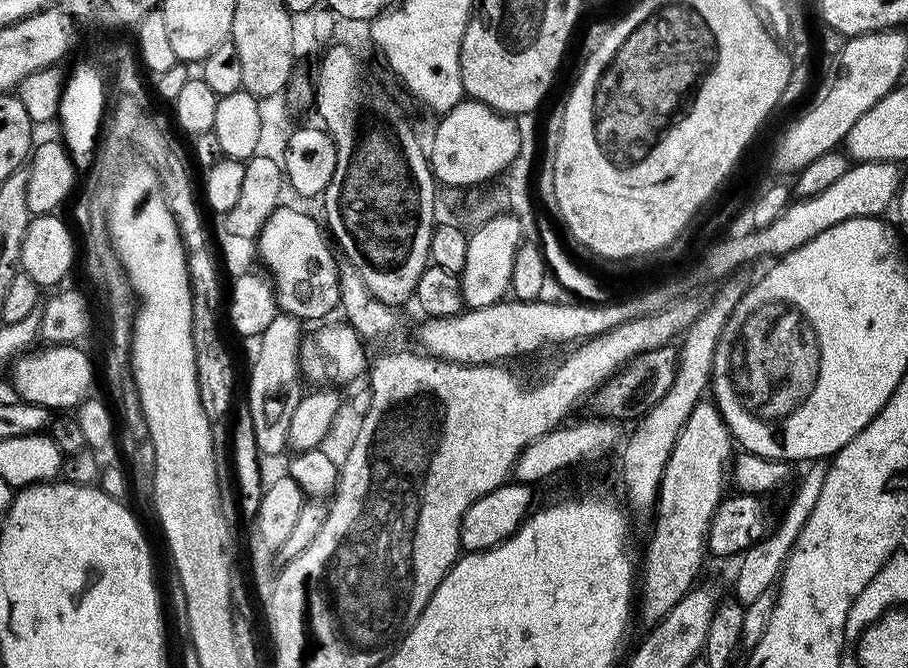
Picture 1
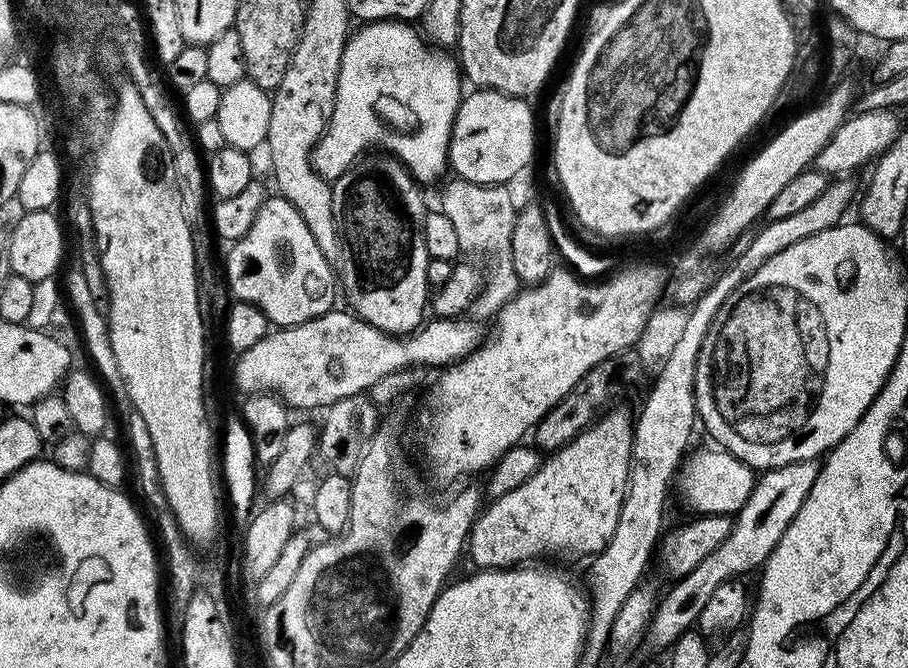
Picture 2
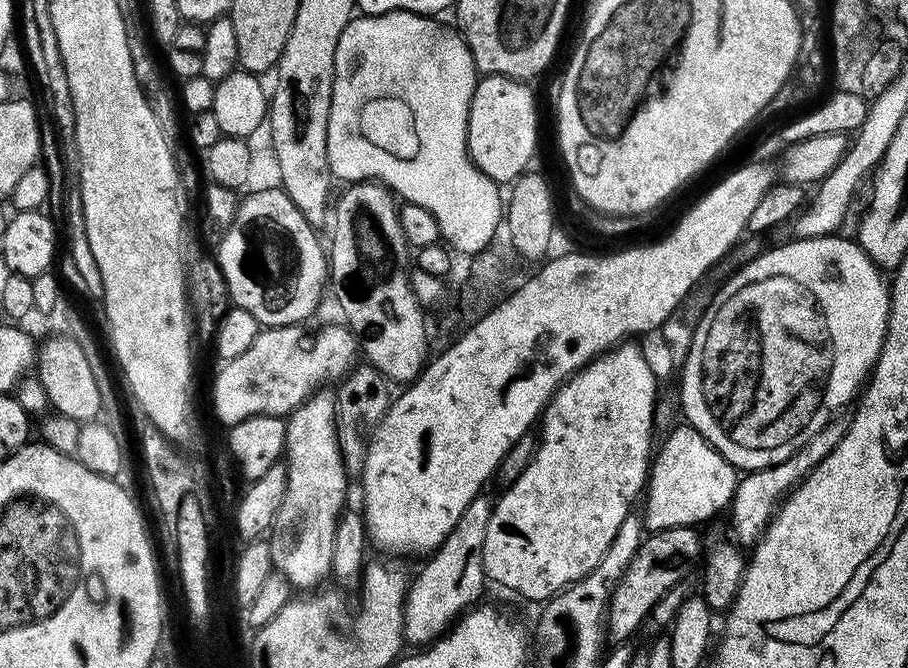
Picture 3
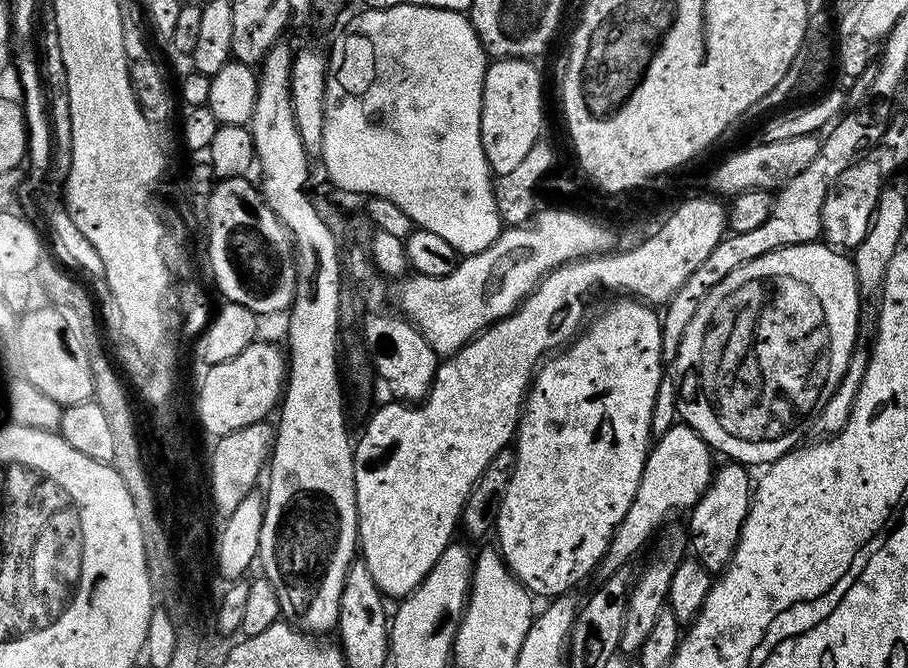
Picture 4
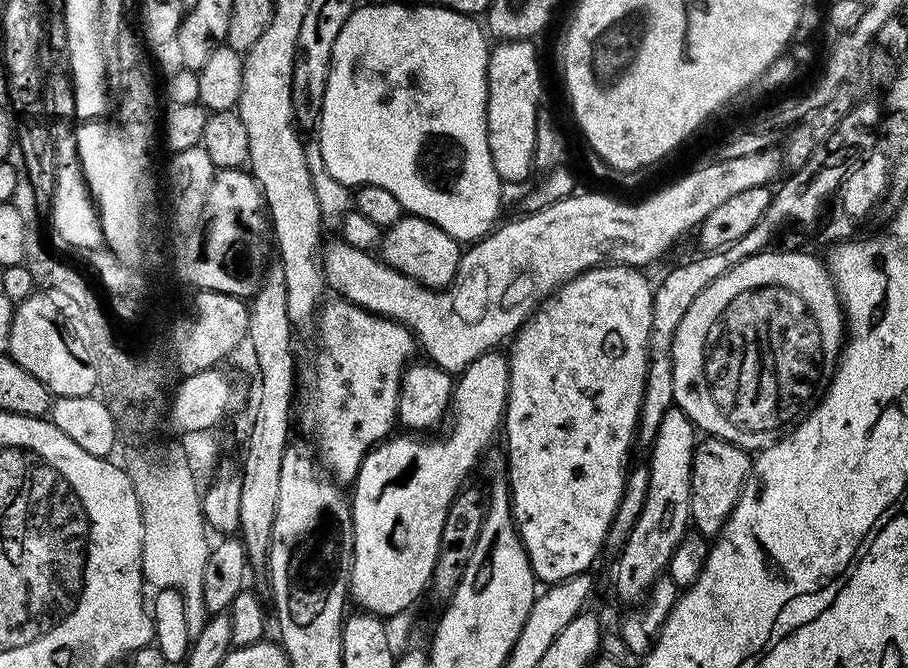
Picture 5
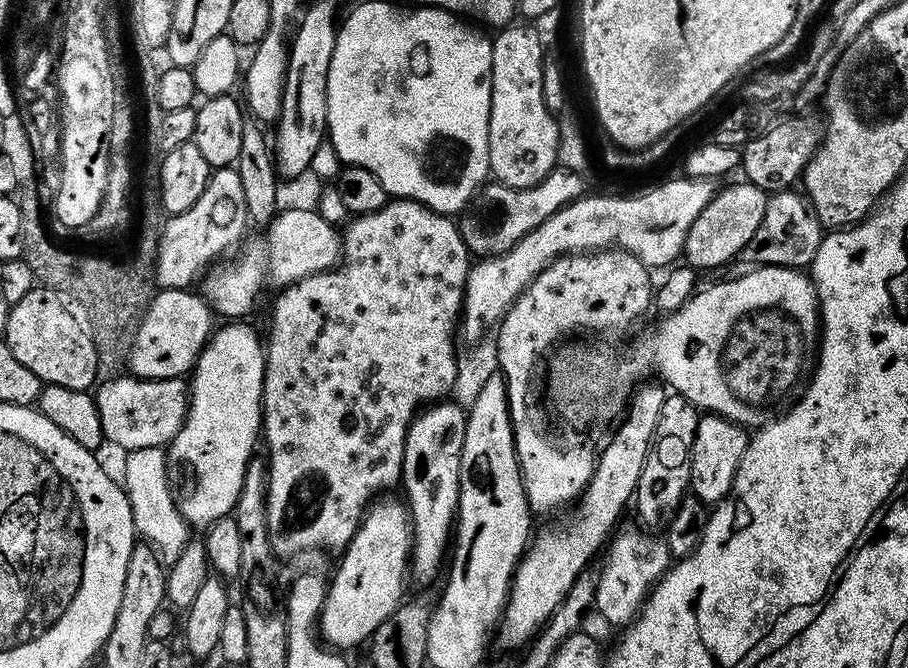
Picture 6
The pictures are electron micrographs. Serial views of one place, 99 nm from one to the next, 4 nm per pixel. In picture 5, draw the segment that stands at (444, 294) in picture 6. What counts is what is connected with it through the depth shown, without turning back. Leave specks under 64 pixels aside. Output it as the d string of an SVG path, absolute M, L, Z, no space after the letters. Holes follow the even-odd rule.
M405 214L383 233L378 252L384 263L391 268L398 269L402 274L414 278L428 288L443 290L456 276L462 248L453 236L446 234L446 230L434 226L420 216ZM343 298L330 300L314 320L316 357L309 368L301 367L298 372L298 400L304 403L300 424L305 434L316 440L315 455L332 471L331 479L348 486L355 481L365 454L393 435L392 427L397 427L400 379L418 345L403 324L375 316Z

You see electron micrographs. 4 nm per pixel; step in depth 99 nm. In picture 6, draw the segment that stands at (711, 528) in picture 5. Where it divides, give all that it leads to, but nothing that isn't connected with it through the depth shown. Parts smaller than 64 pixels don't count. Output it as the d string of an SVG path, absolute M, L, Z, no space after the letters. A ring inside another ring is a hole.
M715 414L701 415L698 430L694 430L694 446L690 454L688 486L691 495L707 506L715 506L725 500L734 486L738 462L742 462L742 454L746 454L749 439L749 429L743 424L736 424Z

